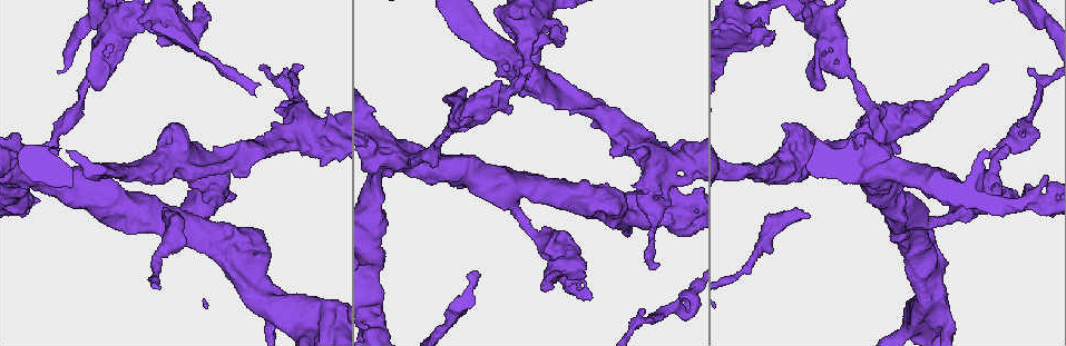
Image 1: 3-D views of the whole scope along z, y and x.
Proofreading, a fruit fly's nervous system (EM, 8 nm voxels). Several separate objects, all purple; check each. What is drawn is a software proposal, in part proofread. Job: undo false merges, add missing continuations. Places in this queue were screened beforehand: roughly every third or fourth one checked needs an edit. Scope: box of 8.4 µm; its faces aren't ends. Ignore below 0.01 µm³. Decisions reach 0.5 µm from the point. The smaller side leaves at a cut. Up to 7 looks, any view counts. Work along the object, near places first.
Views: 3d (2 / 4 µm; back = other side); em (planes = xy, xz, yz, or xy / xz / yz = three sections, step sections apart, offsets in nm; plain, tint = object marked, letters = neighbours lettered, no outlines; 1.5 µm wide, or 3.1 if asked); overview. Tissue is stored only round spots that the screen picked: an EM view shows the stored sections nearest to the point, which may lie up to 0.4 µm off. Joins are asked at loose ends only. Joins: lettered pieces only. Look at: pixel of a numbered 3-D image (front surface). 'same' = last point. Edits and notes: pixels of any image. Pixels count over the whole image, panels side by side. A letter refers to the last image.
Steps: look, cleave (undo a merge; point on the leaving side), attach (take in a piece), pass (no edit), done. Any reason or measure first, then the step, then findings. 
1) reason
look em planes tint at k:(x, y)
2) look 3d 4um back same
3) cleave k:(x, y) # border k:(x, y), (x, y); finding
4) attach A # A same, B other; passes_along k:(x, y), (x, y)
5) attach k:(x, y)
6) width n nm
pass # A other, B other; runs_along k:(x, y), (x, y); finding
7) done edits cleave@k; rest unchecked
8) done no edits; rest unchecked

an open end
look 3d 2um at 1:(809, 215)

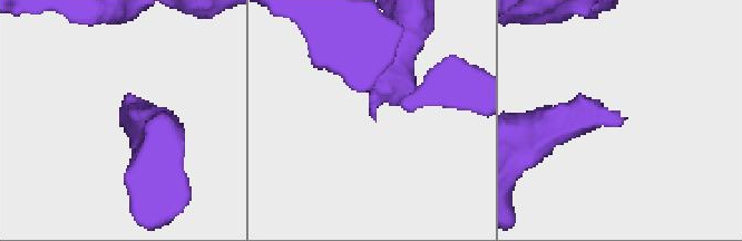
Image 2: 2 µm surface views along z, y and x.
now the EM
look em planes letters at 2:(373, 119)

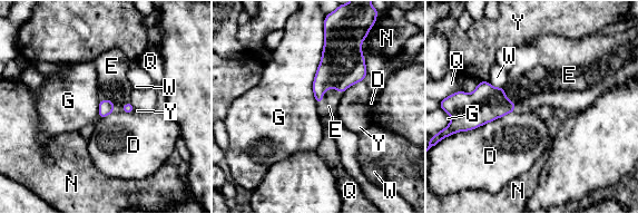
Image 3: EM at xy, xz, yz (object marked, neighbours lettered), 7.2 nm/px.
attach 3:(329, 106) # D other, E same, G other, N other, Q other, W other, Y other; passes_along 3:(342, 65), (327, 88), (329, 106); the neuron continues

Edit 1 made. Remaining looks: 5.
see it whole again
look overview

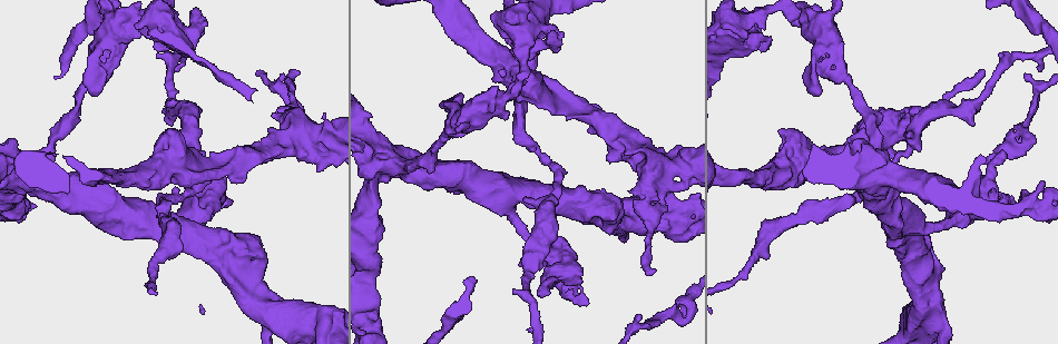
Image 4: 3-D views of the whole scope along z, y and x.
look 3d 4um at 4:(588, 304)

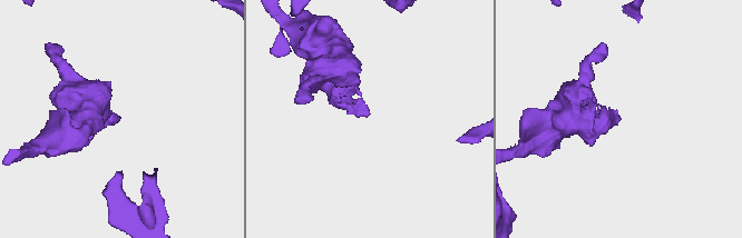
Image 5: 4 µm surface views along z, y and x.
now the EM
look em xy step 4 letters at 5:(619, 118)

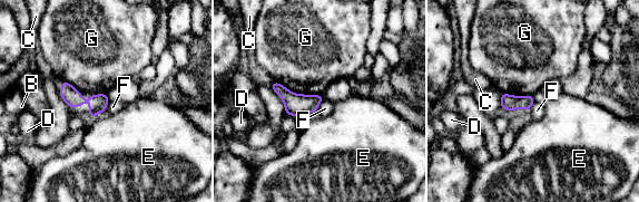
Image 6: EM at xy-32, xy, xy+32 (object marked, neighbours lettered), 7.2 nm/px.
pass # B other, C other, D other, E other, F other, G other; border 6:(502, 92), (509, 95), (532, 96); no lettered piece goes on from it

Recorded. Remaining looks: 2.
done edits attach@3; rest unchecked

